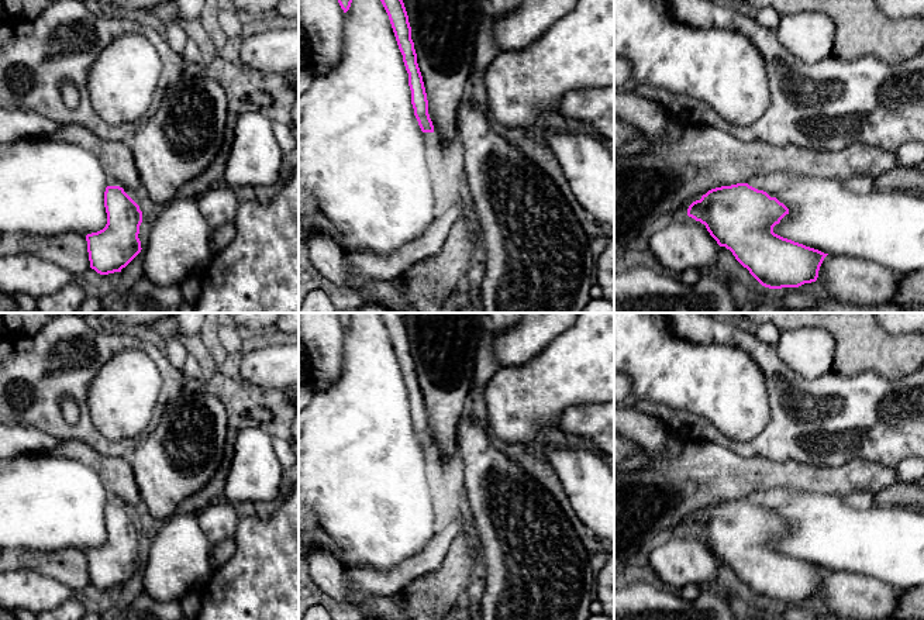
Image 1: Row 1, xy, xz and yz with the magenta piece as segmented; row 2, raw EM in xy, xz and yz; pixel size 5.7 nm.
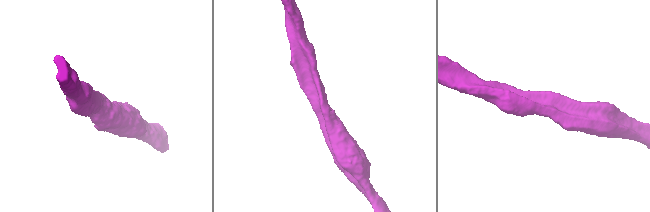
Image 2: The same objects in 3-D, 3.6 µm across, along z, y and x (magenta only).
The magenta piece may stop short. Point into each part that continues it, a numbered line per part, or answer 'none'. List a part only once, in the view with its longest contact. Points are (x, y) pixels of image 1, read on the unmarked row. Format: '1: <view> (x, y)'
none

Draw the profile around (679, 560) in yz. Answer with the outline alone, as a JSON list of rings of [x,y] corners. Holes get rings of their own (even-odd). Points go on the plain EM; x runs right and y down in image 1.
[[[687,530],[673,533],[644,554],[644,566],[658,585],[680,590],[687,585],[716,588],[720,561],[706,541]]]

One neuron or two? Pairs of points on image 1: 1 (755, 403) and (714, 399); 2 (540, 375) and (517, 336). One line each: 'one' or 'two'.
1: one
2: two

